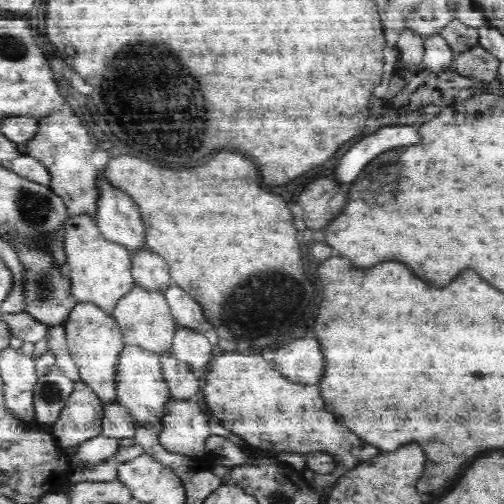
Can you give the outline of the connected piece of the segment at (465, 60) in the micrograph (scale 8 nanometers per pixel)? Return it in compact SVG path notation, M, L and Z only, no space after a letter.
M478 46L459 54L454 60L454 67L460 75L488 84L497 78L500 62L490 51Z

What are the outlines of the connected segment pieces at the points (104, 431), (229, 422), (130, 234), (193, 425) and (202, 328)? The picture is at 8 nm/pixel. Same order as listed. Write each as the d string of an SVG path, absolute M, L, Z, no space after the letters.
M104 402L101 434L115 439L133 438L139 422L119 402Z
M217 352L210 362L210 370L208 376L202 379L202 392L206 406L210 408L212 416L220 418L222 426L228 428L230 432L242 436L246 442L250 443L257 449L276 452L293 452L294 454L307 455L308 453L328 453L334 456L337 462L336 470L330 473L330 482L334 484L336 478L340 478L344 472L348 472L350 468L358 466L360 460L354 458L350 452L352 448L360 448L362 442L360 438L356 438L348 428L340 426L334 416L330 412L324 410L325 406L323 398L320 398L318 386L306 386L304 384L296 384L290 382L288 378L284 378L274 364L266 362L260 354L256 356L246 356L246 354L238 354L238 352L226 352L220 354Z
M99 172L96 187L100 190L100 206L96 208L95 222L106 240L130 250L146 247L144 221L138 206L129 194L112 186L104 172Z
M171 398L160 425L162 428L157 434L166 450L191 458L209 453L204 446L204 442L212 435L208 428L208 415L200 410L196 399Z
M174 283L161 292L167 298L172 316L176 319L178 326L202 333L216 346L220 338L213 326L205 319L199 302L196 302L185 290Z

